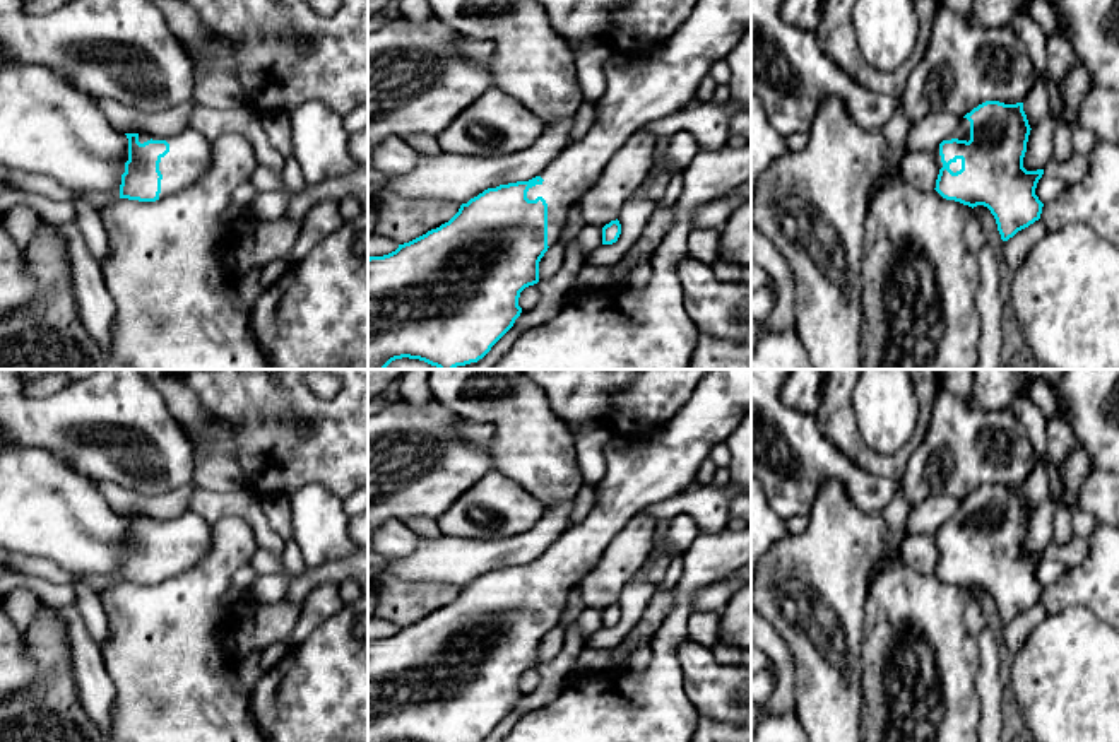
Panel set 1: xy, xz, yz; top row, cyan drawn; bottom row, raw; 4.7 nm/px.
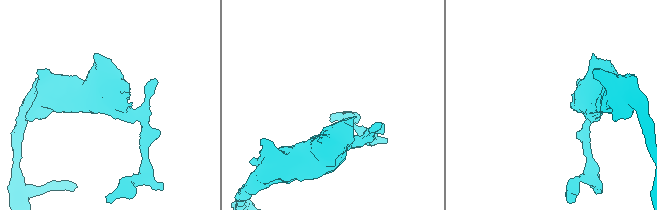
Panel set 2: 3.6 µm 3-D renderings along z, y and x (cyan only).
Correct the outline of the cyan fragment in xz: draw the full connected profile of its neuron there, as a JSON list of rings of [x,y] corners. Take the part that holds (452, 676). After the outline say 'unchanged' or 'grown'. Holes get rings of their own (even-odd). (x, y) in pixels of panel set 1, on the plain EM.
[[[710,369],[688,402],[667,421],[662,434],[642,448],[619,450],[604,445],[606,474],[595,486],[595,506],[589,516],[568,527],[536,561],[488,571],[462,586],[445,607],[399,627],[383,639],[368,641],[368,742],[483,742],[520,699],[520,675],[539,665],[539,645],[556,626],[570,593],[599,562],[613,537],[640,511],[683,492],[710,450],[725,443],[751,409],[751,369]]]; grown

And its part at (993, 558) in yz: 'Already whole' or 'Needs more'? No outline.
Needs more

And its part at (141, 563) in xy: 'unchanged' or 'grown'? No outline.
grown

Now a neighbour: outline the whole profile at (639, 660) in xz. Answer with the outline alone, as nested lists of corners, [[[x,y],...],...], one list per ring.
[[[638,645],[630,655],[628,668],[640,674],[648,667],[650,660],[652,660],[650,645]]]

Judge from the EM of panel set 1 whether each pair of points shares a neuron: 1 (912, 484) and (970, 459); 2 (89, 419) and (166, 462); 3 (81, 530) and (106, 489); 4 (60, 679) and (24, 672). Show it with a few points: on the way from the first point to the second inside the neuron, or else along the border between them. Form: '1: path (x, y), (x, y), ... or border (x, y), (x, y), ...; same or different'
1: path (921, 465), (931, 448), (943, 441), (952, 445); same
2: path (112, 421), (134, 424), (153, 440); same
3: border (93, 482), (100, 494), (124, 517); different
4: border (26, 635), (36, 677), (17, 694); different

